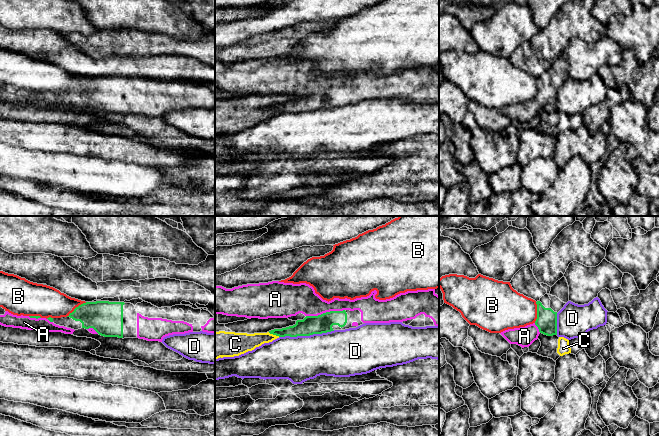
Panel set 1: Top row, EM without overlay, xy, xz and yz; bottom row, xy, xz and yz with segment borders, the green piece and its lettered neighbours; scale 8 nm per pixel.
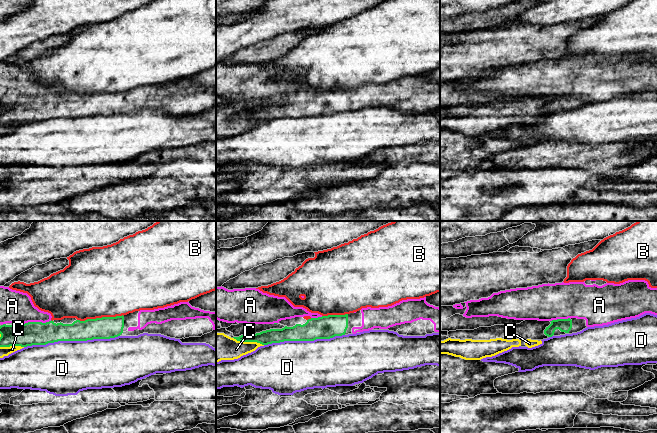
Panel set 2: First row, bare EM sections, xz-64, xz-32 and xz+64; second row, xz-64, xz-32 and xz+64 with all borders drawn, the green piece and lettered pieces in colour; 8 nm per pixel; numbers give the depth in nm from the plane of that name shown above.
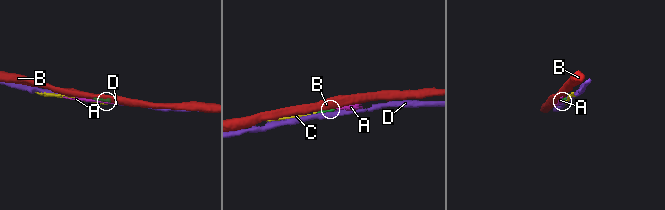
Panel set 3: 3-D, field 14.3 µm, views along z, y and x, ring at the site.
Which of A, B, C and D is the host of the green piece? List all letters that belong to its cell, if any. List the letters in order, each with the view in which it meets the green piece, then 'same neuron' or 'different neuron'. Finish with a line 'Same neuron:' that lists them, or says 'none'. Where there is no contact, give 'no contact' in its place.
A: meets green in xz; same neuron
B: meets green in xy; different neuron
C: meets green in xz; different neuron
D: meets green in xz; different neuron
Same neuron: A

